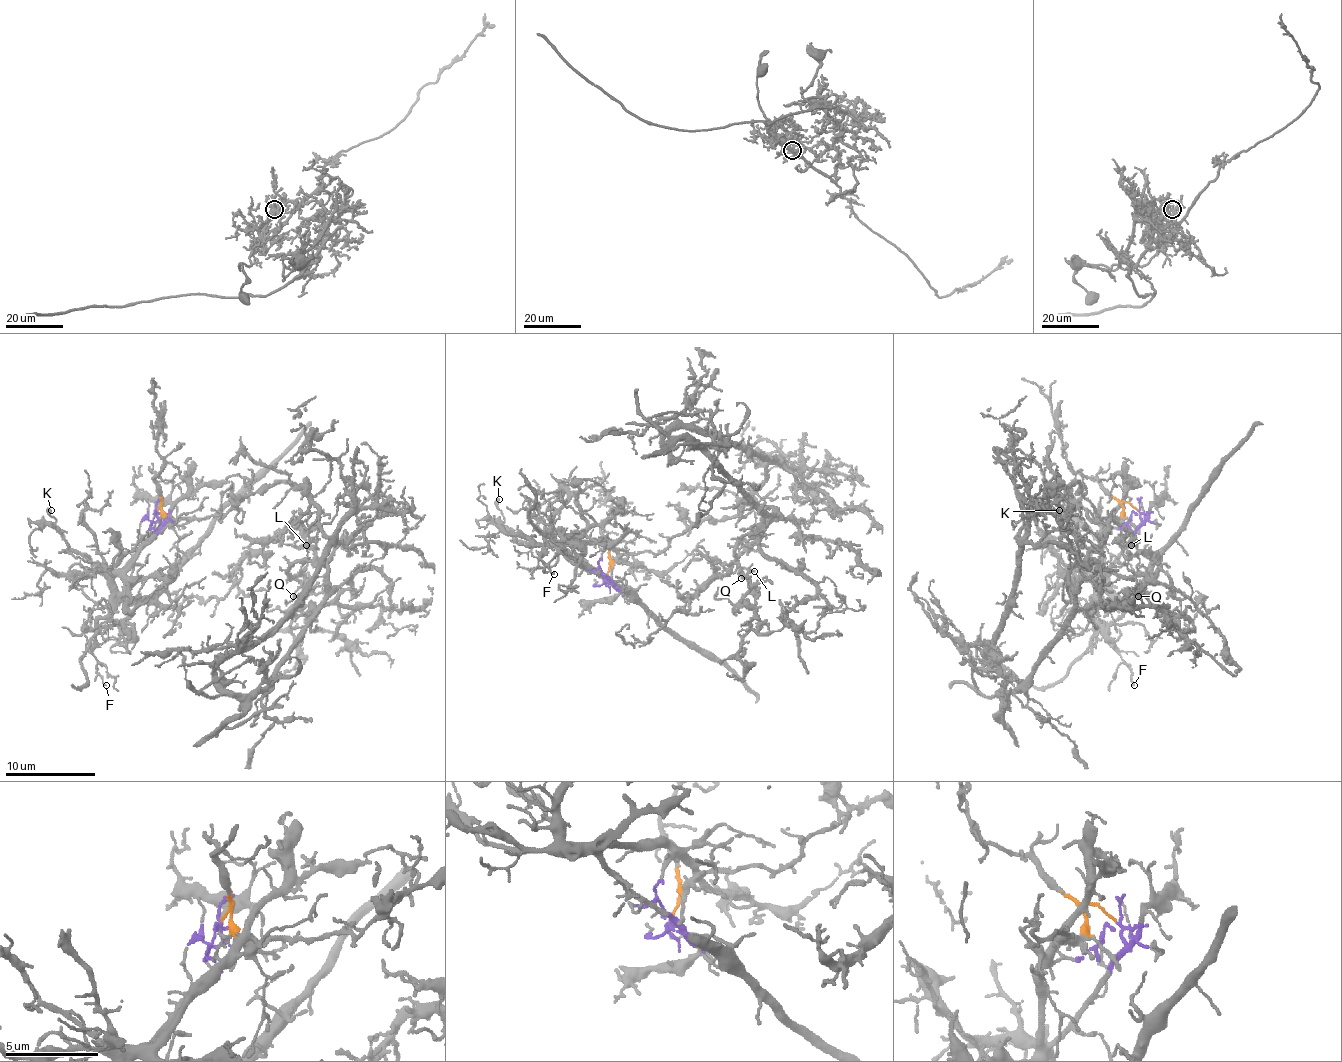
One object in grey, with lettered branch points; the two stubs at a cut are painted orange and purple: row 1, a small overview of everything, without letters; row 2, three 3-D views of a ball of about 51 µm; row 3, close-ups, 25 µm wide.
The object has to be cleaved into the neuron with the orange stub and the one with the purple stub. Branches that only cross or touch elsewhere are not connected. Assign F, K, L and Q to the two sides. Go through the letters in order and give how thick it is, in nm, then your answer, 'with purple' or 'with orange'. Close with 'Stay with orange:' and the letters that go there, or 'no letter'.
F: calibre 110 nm; with purple
K: calibre 110 nm; with purple
L: calibre 190 nm; with orange
Q: calibre 110 nm; with orange
Stay with orange: L, Q

